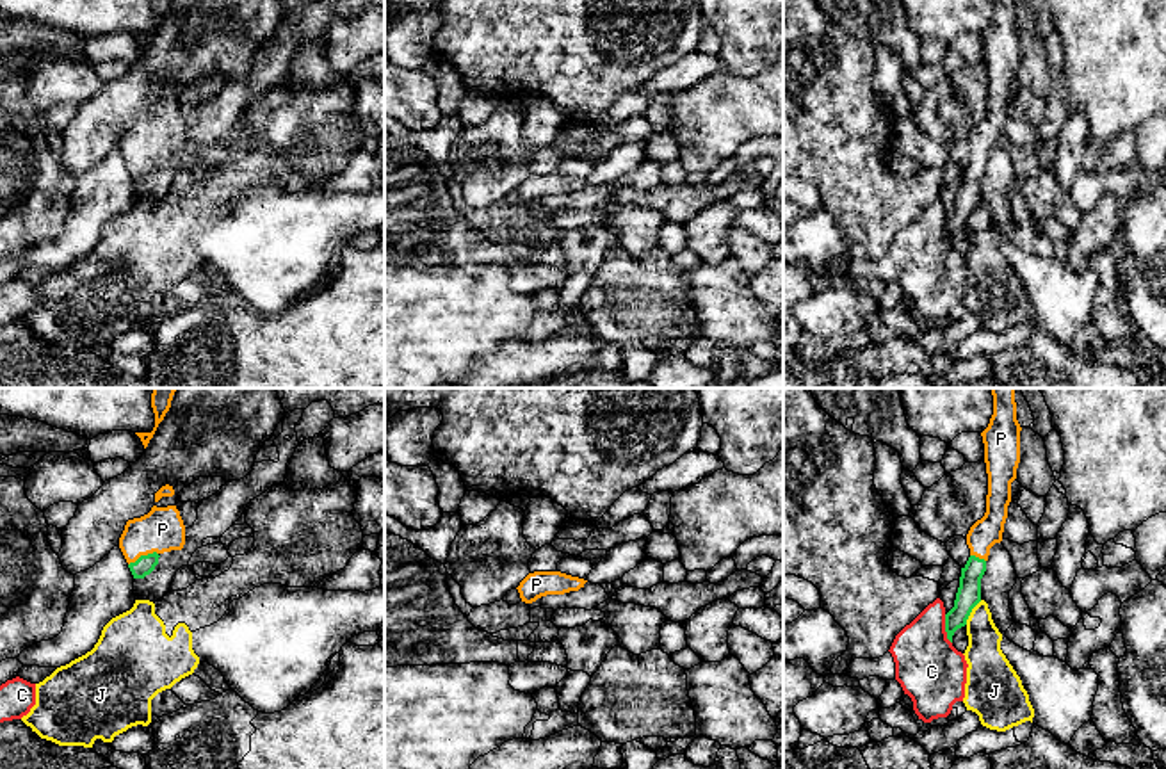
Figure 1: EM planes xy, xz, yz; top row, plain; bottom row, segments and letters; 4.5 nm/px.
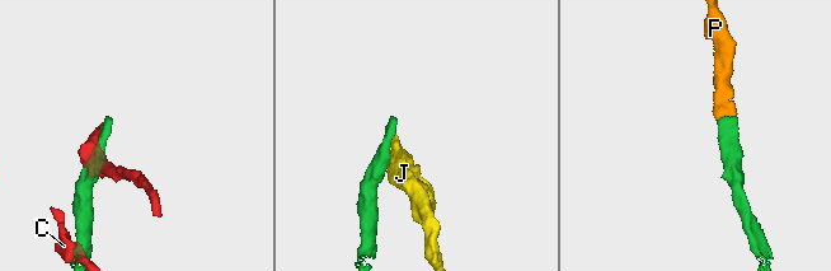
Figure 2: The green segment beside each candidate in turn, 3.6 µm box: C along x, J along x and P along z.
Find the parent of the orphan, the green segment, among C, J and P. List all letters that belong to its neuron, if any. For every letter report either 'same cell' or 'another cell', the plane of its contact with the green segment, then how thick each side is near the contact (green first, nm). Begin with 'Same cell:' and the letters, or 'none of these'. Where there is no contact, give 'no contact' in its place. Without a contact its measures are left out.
Same cell: P
C: another cell; contact in yz; calibres 110 and 300 nm
J: another cell; contact in yz; calibres 110 and 170 nm
P: same cell; contact in xy; calibres 90 and 200 nm

